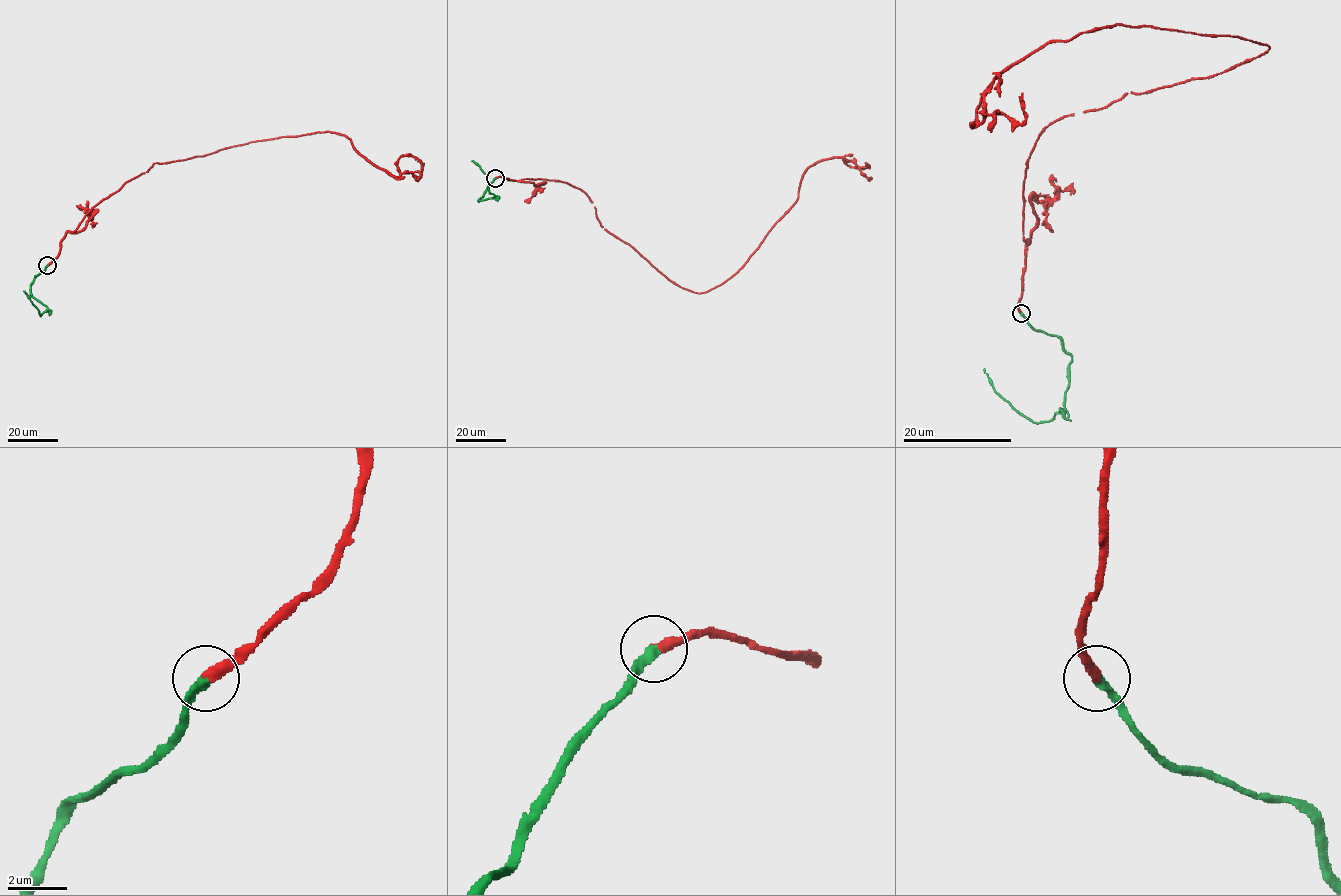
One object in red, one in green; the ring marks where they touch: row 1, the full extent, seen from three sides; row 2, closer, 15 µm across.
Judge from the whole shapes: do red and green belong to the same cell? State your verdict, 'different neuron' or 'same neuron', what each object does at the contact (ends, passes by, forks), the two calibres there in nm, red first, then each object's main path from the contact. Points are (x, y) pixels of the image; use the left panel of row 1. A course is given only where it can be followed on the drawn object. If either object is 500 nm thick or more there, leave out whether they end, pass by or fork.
same neuron | red ends | green ends | 360/320 nm | red via (47, 265), (67, 232), (154, 163), (335, 132), (395, 176), (402, 156), (421, 165) | green via (47, 265), (31, 285), (30, 294), (47, 309), (40, 316), (24, 291)

